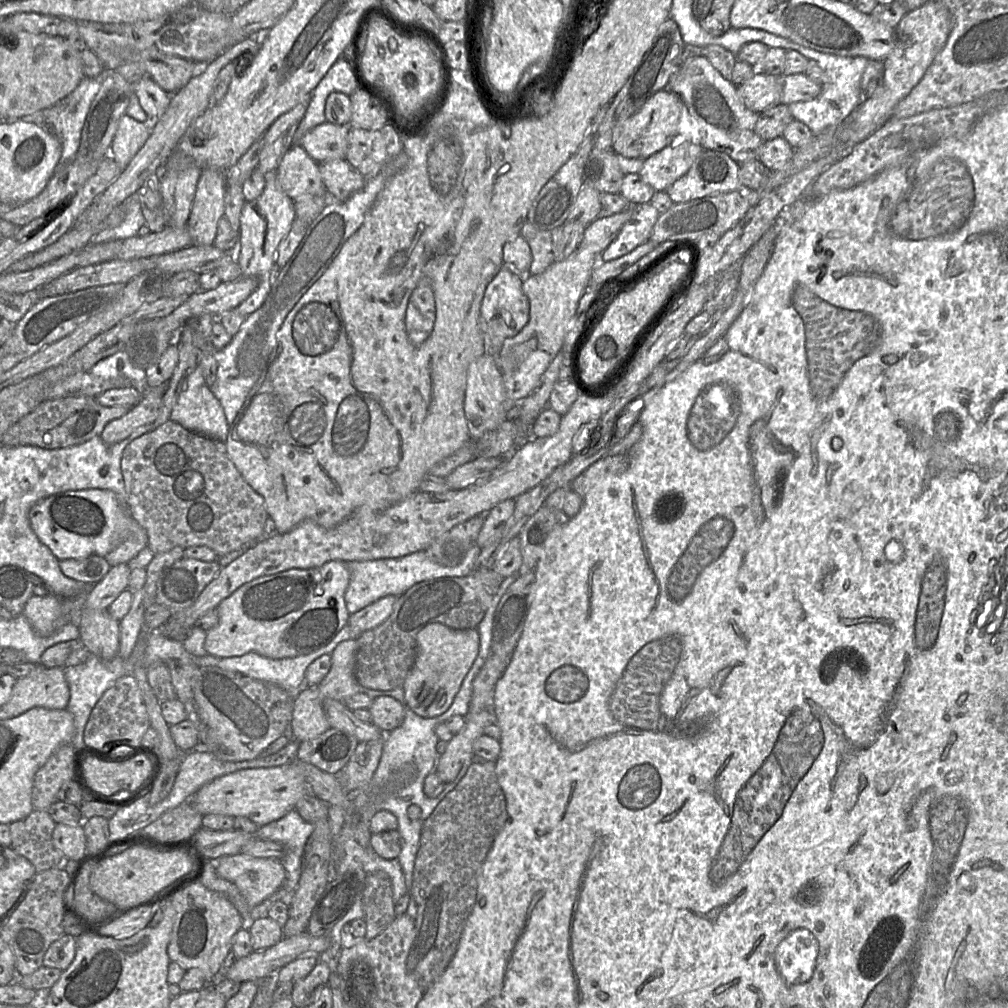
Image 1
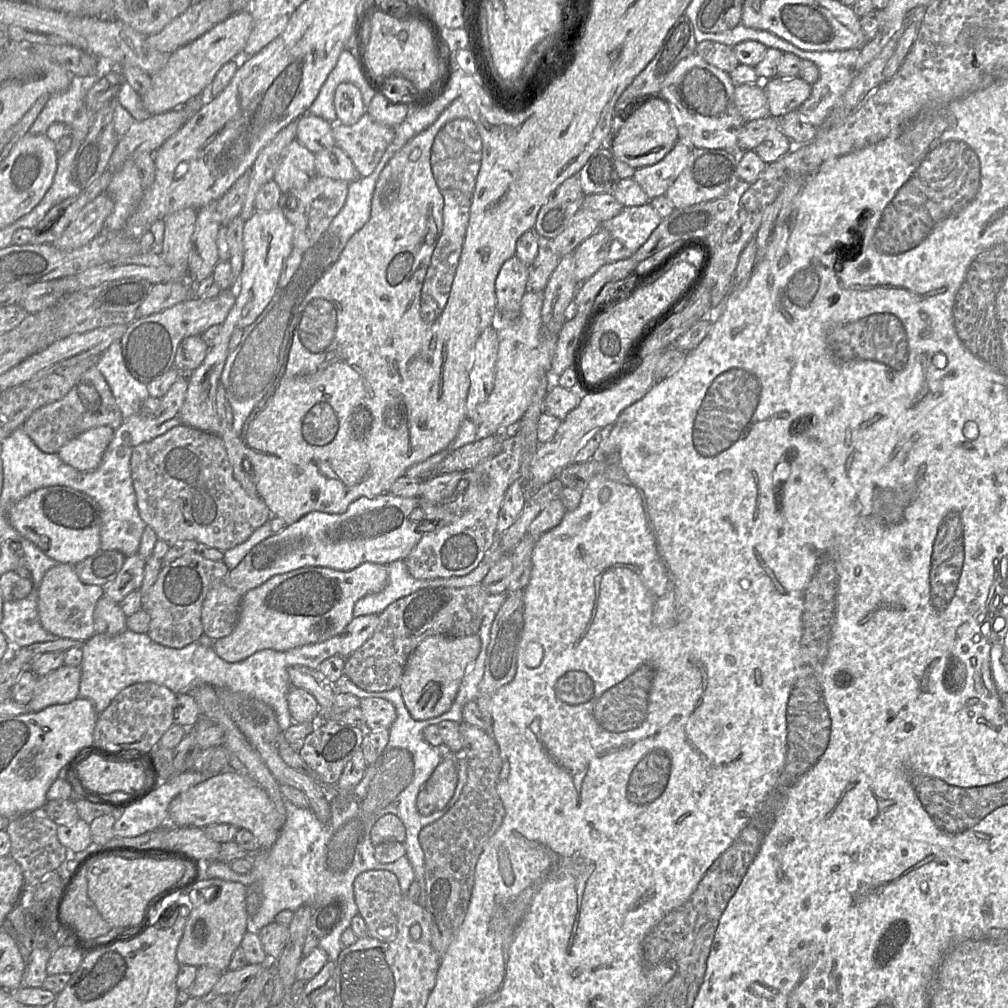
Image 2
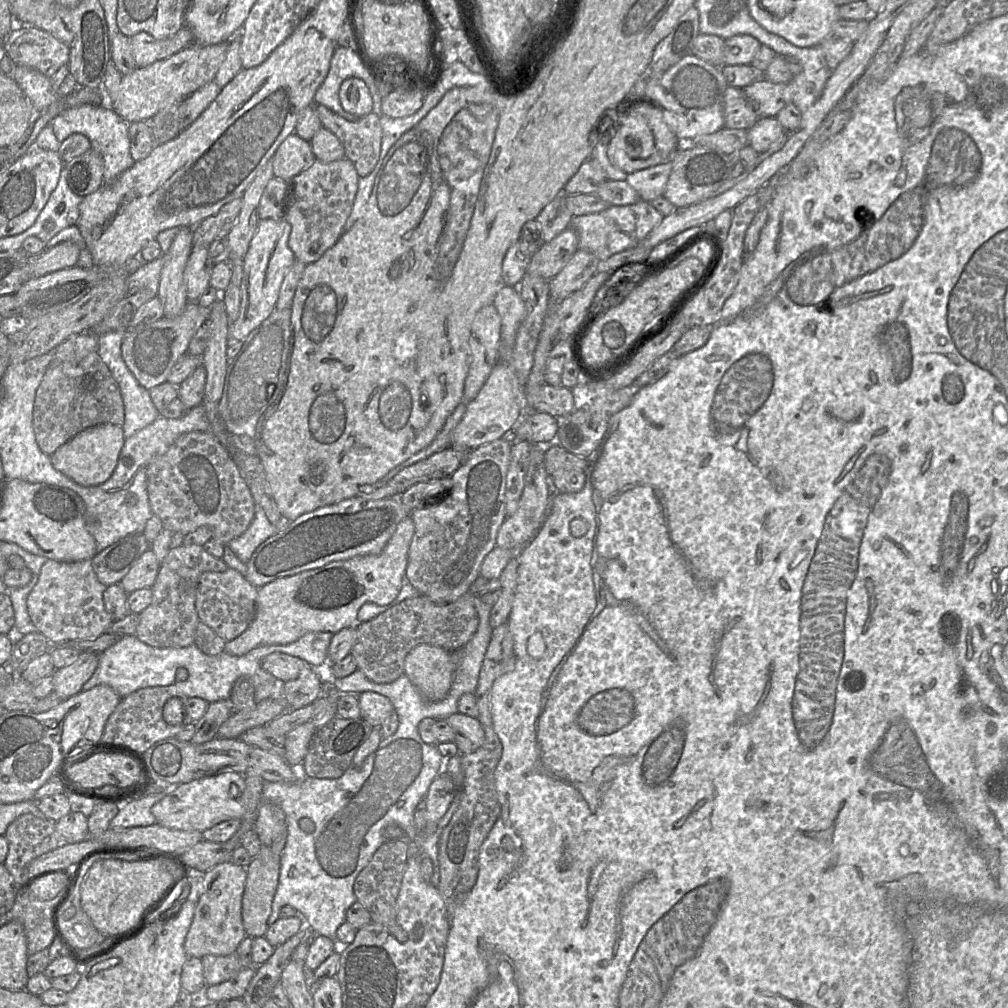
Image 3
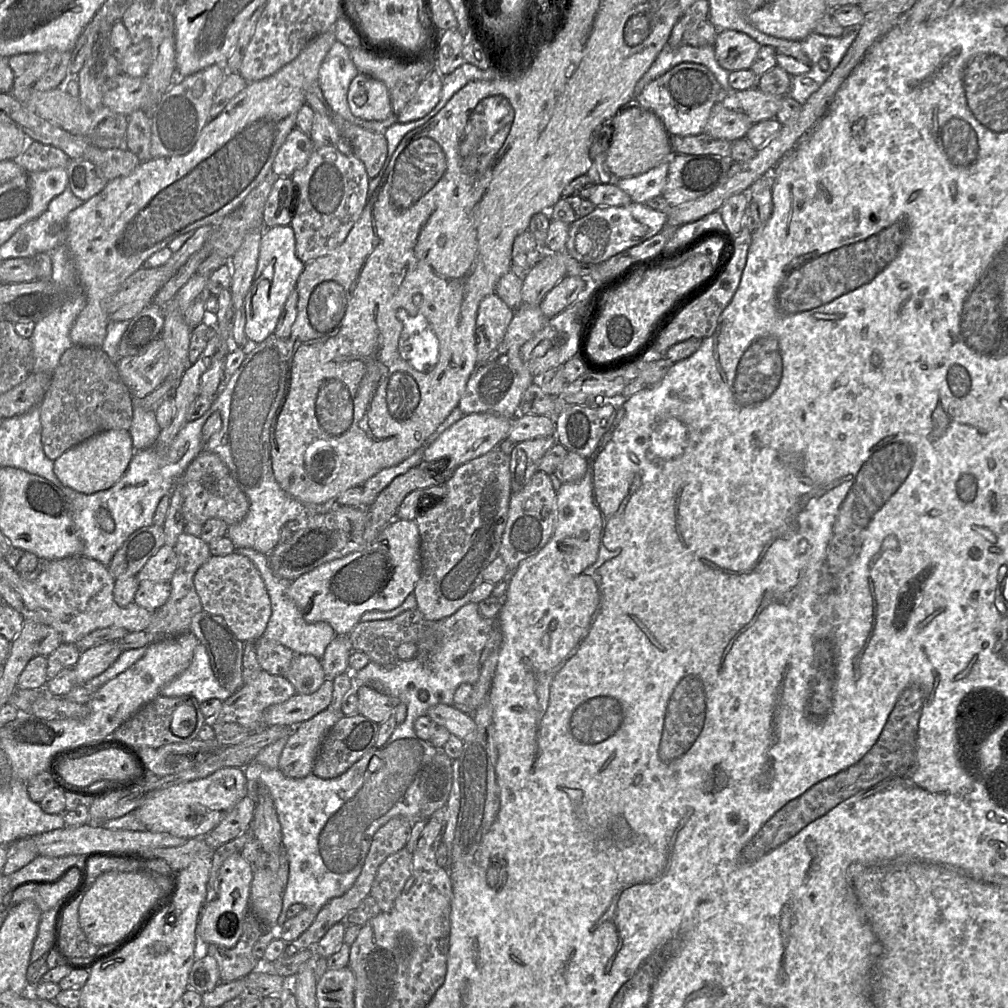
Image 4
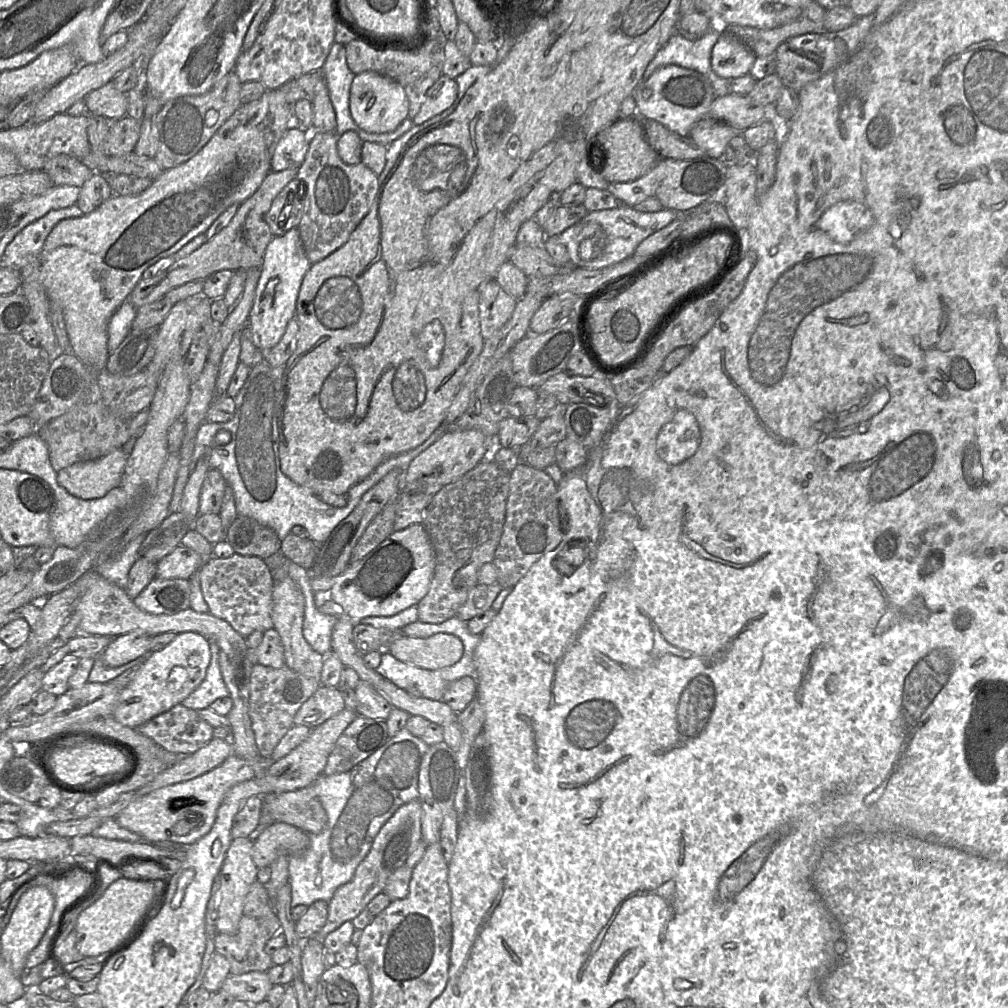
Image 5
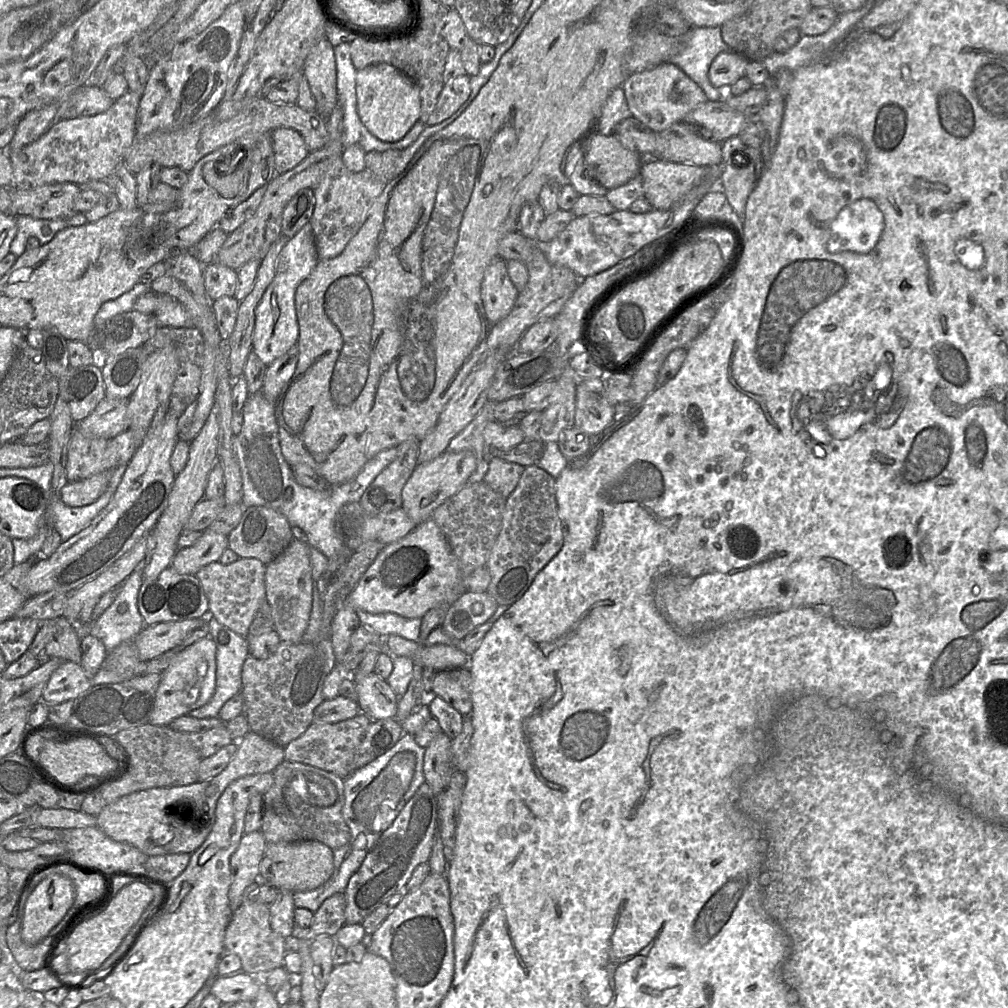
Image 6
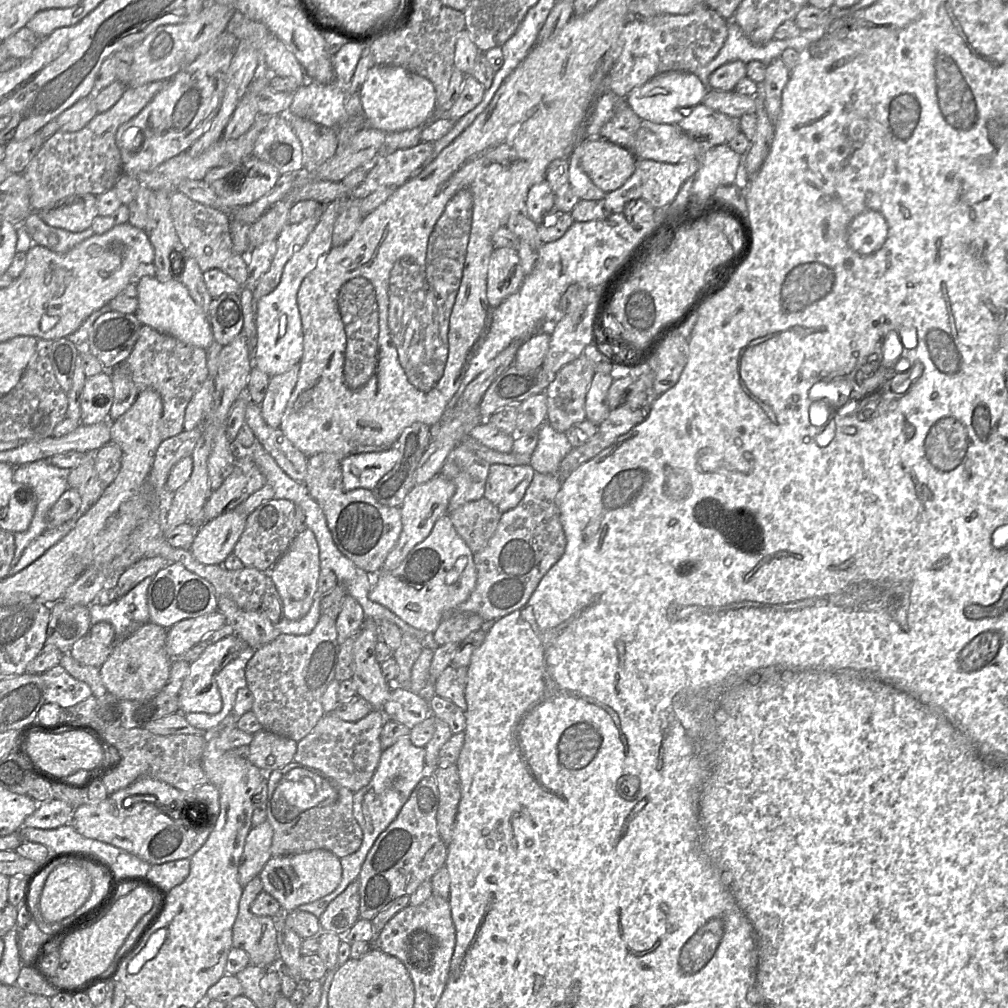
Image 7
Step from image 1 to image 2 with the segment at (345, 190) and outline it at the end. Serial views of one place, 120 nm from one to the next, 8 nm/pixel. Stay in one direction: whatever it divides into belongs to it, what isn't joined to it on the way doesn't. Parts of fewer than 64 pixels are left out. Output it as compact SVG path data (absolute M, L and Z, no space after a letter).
M337 145L315 154L317 175L351 183L360 177L348 155Z

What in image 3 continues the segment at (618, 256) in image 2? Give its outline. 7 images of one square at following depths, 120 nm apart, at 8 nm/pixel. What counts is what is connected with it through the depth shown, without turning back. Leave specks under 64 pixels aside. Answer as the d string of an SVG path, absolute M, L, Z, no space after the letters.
M640 200L631 205L610 205L592 214L573 216L569 228L578 236L578 249L592 254L597 260L636 247L663 220L664 216L650 202Z

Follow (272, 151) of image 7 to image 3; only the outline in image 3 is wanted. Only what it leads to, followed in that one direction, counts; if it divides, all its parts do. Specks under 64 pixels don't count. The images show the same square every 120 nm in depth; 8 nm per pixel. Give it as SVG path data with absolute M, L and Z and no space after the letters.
M292 133L280 144L272 158L273 175L288 182L314 161L310 142Z

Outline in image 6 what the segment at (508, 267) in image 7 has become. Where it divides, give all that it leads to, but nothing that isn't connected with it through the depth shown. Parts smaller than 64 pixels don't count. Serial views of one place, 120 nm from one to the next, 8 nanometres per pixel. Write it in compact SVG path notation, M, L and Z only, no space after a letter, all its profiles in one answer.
M501 257L495 258L486 267L481 283L481 300L488 323L494 325L505 318L518 294L509 278L506 261Z

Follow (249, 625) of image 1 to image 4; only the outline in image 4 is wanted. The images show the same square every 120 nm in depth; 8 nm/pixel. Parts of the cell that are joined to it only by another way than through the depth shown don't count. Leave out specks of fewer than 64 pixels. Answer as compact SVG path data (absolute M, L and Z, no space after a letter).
M395 518L363 549L318 566L289 583L287 596L308 623L327 622L338 636L349 636L361 616L372 610L390 611L399 607L413 593L420 578L420 534L415 520Z

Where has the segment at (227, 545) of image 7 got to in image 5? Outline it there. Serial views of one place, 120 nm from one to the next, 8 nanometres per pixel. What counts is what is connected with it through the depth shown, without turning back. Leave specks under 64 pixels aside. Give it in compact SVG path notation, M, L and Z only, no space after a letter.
M179 545L157 562L156 577L189 579L204 564L202 557L197 552Z

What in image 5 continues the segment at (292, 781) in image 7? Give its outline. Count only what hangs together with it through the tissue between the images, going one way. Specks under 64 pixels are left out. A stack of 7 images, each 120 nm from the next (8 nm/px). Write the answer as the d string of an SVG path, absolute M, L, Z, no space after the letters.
M312 785L262 798L264 804L260 829L274 823L286 823L307 834L318 834L327 824L328 816Z

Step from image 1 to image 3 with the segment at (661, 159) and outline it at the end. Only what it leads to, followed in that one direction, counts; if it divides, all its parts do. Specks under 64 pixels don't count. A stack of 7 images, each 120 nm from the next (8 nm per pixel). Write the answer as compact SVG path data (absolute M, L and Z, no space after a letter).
M672 159L665 163L638 170L627 175L626 182L640 195L641 200L651 202L663 196L672 170Z

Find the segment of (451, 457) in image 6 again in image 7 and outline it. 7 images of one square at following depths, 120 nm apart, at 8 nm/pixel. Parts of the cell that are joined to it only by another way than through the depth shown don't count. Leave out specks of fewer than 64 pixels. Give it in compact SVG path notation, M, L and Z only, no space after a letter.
M441 475L412 487L400 507L402 528L399 538L385 558L381 570L387 571L398 567L409 552L429 536L435 522L448 513L448 504L454 493L455 484Z

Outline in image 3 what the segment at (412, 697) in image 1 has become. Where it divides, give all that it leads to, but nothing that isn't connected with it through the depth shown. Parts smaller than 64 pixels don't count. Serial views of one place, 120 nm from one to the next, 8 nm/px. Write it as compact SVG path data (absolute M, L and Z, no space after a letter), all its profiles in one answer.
M420 644L407 654L404 674L429 703L443 700L451 687L456 670L455 651Z

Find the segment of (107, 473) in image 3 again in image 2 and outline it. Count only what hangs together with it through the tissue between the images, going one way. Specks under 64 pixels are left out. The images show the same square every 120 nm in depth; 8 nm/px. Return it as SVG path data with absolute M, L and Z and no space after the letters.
M108 426L92 428L67 442L57 455L79 471L93 471L101 463L113 435L114 430Z

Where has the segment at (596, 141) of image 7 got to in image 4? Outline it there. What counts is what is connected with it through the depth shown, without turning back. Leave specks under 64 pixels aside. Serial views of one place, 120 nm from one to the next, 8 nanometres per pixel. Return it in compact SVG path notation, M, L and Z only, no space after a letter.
M623 107L610 122L612 123L611 125L610 123L605 125L609 125L609 132L610 127L612 128L612 140L608 146L608 151L606 152L606 165L608 169L619 179L645 173L649 169L657 166L665 160L669 160L672 157L673 154L670 145L670 134L654 112L643 107L633 107L630 109L625 109Z

